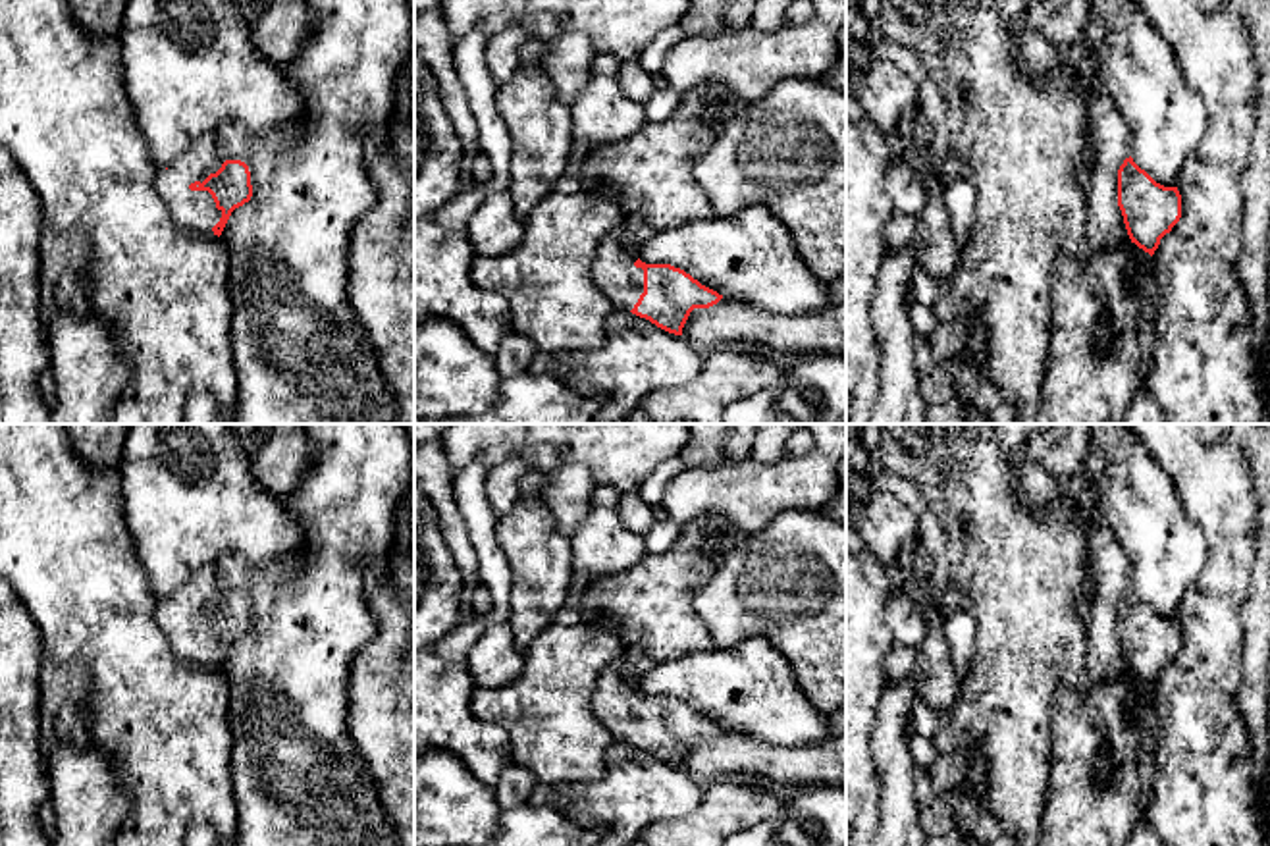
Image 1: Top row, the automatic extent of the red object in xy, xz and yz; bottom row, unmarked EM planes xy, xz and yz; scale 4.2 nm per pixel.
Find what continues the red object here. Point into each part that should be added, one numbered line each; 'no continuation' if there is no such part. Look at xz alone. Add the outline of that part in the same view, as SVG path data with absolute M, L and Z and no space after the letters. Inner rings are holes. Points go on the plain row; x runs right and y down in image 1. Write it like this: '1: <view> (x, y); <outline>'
1: xz (613, 704); M624 646L622 653L599 674L592 711L615 740L630 744L644 725L644 701L634 694L653 665L640 648Z

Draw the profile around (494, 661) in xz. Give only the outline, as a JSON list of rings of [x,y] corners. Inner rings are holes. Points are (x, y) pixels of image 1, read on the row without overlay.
[[[507,622],[488,624],[470,648],[466,663],[476,688],[513,684],[524,667]]]

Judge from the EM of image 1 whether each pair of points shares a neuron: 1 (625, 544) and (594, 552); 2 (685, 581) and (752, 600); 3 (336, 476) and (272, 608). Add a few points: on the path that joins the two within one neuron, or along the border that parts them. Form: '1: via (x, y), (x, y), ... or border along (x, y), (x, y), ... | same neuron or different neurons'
1: via (617, 548), (602, 548) | same neuron
2: border along (731, 552), (694, 596), (694, 611), (708, 631) | different neurons
3: via (336, 509), (336, 546), (305, 577) | same neuron

